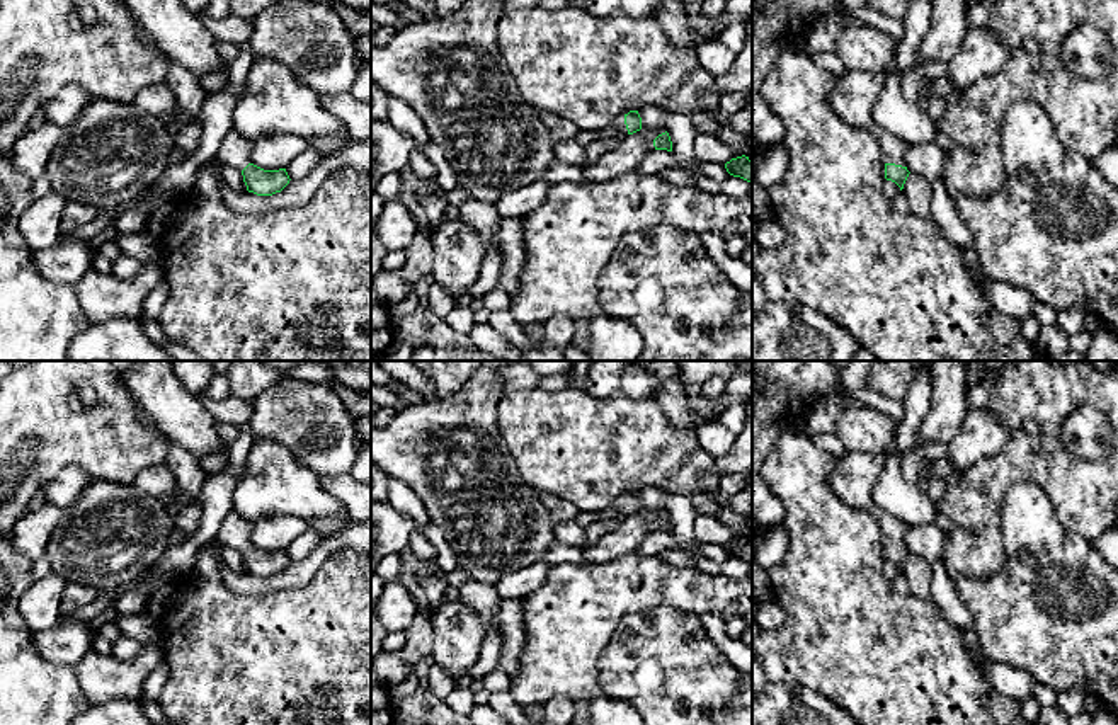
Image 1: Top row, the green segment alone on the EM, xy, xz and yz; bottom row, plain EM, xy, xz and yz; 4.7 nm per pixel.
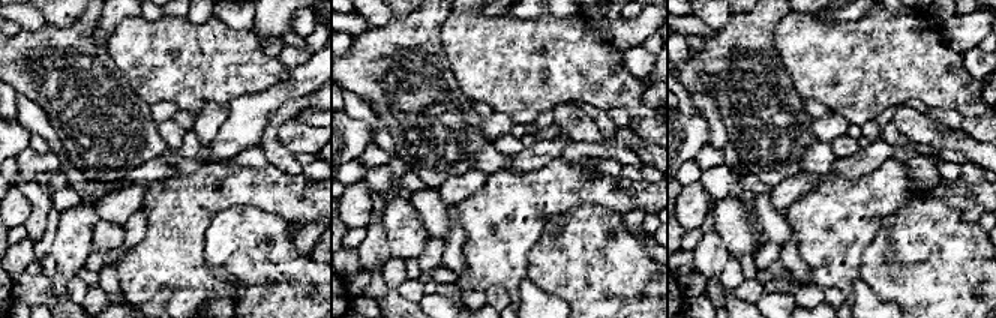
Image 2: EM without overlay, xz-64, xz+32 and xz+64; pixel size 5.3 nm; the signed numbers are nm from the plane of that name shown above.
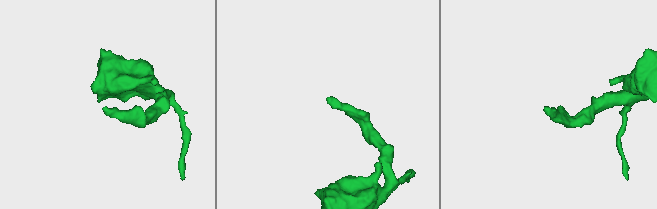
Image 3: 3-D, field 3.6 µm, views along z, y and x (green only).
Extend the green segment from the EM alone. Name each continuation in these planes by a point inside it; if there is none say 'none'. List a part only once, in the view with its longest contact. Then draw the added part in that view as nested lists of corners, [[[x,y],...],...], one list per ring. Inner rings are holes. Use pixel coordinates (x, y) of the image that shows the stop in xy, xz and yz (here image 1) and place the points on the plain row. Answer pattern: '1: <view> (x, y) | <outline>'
1: yz (894, 530) | [[[873,504],[868,512],[876,521],[881,529],[883,543],[895,545],[905,548],[905,533],[909,524],[902,519],[895,517],[888,511],[881,509],[880,505]]]

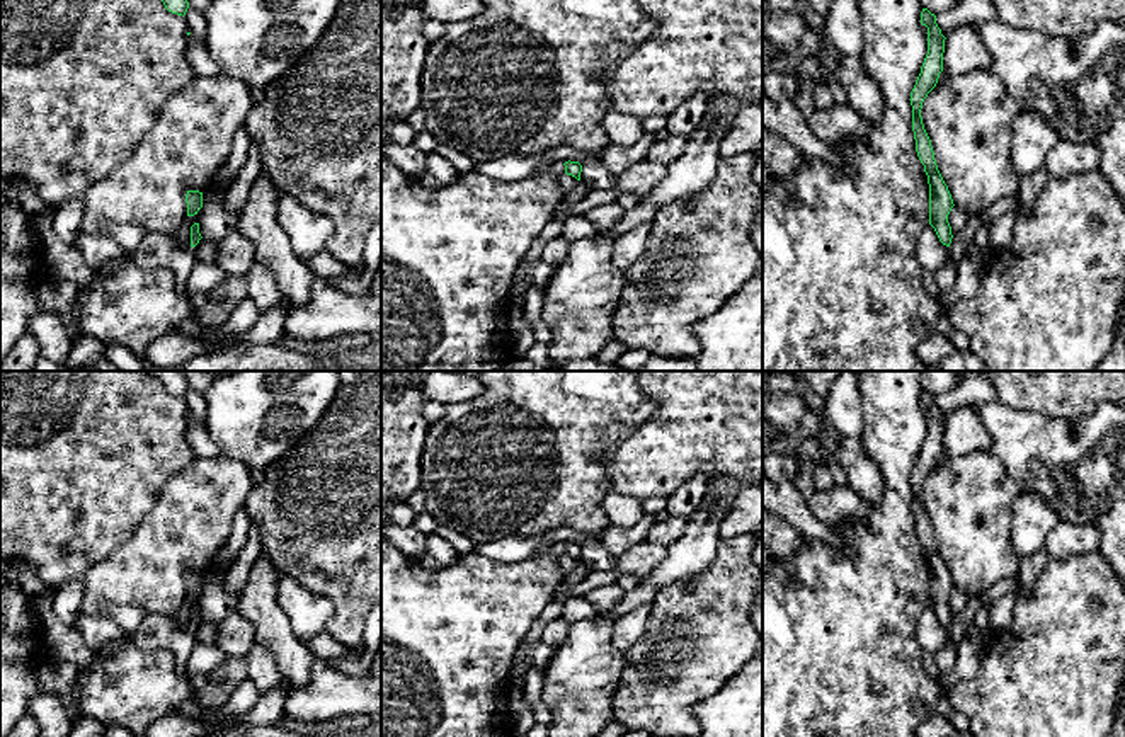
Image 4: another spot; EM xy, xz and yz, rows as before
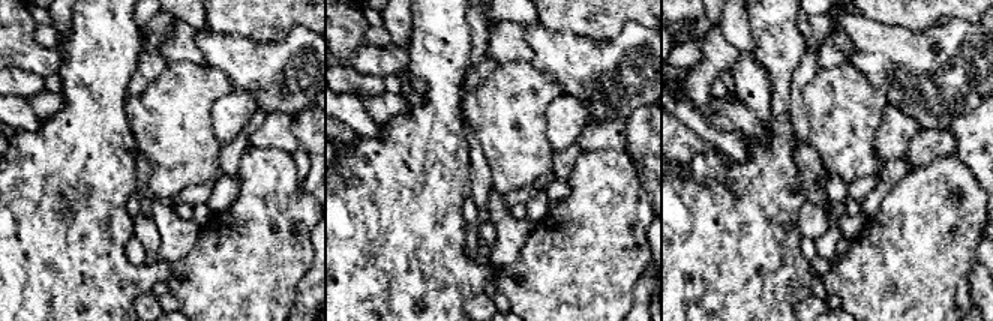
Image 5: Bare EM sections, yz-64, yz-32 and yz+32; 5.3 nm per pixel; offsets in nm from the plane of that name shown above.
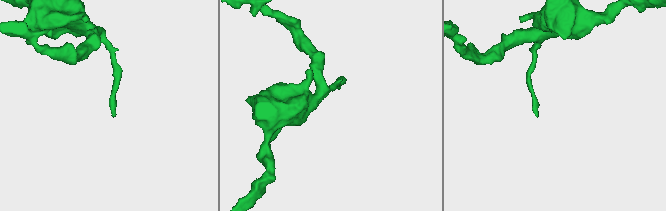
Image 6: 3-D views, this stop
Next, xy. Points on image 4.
none

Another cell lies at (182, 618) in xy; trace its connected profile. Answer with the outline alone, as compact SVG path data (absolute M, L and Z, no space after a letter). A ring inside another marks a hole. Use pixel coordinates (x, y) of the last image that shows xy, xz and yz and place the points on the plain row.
M203 589L194 597L187 597L186 599L186 603L182 604L180 613L175 616L177 628L192 630L191 628L191 608L194 604L199 604L201 594L203 594Z

